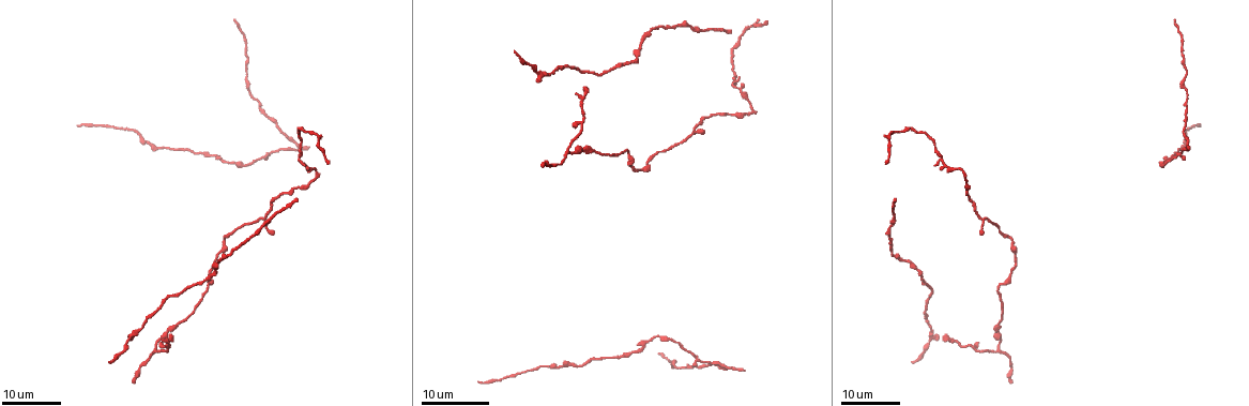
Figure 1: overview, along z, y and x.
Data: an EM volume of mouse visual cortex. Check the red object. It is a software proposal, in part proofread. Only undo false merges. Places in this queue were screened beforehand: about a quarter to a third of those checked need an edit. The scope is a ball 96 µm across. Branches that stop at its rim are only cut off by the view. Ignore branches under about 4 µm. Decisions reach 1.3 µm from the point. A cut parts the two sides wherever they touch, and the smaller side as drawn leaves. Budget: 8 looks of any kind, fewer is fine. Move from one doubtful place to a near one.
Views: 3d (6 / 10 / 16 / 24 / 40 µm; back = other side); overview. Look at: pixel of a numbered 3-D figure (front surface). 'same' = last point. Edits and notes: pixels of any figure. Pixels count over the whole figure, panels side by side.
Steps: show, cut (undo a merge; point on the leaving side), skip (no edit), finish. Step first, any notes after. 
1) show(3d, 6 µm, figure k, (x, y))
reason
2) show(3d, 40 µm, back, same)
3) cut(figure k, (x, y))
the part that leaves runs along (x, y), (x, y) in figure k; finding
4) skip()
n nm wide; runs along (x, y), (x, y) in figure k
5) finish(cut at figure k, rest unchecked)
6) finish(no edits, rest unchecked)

show(3d, 24 µm, figure 1, (729, 366))
side arm on a straight run

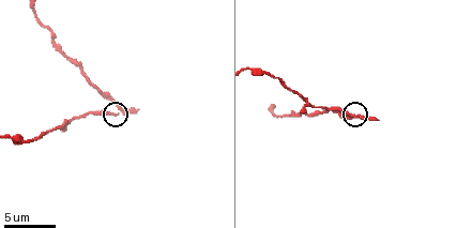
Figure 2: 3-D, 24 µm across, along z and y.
show(3d, 10 µm, figure 2, (357, 115))

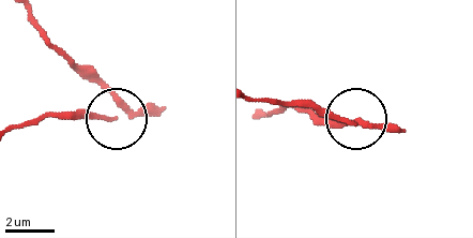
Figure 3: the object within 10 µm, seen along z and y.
show(3d, 10 µm, back, figure 3, (351, 120))
other side

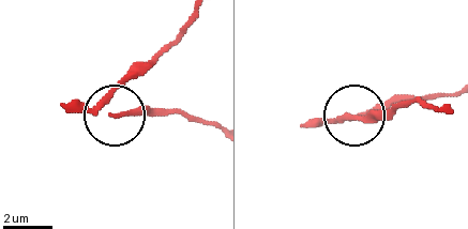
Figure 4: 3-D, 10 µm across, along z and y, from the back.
cut(figure 4, (121, 81))
the part that leaves runs along (100, 105), (190, 15) in figure 4; a second neuron is stuck on

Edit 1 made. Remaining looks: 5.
show(overview)
see it whole again

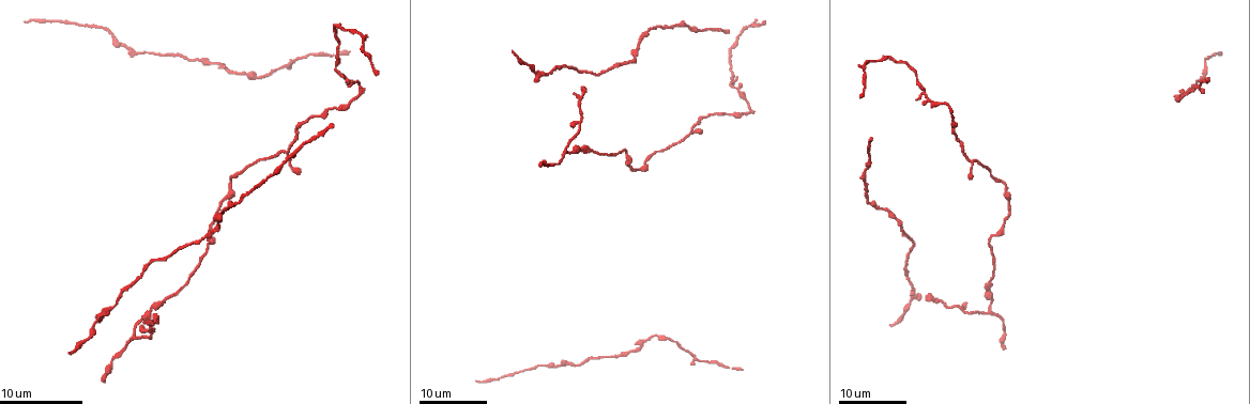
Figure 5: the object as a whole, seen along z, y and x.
show(3d, 24 µm, figure 5, (695, 359))
calibre changes

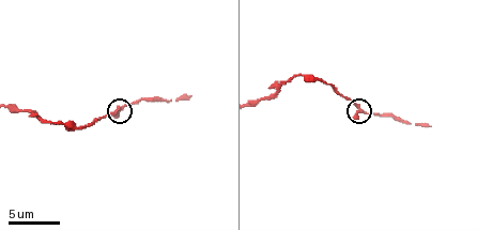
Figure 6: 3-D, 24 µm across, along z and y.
show(3d, 10 µm, figure 6, (361, 110))

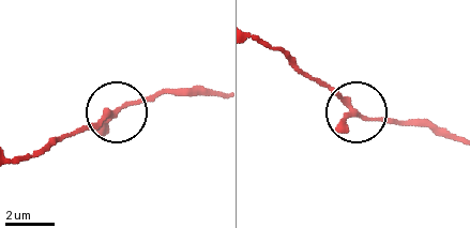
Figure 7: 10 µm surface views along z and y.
show(3d, 10 µm, back, figure 7, (114, 111))

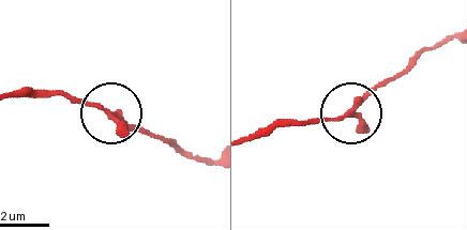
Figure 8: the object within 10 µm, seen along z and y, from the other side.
skip()
continuous, no second neuron

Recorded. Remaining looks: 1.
finish(cut at figure 4, rest unchecked)

